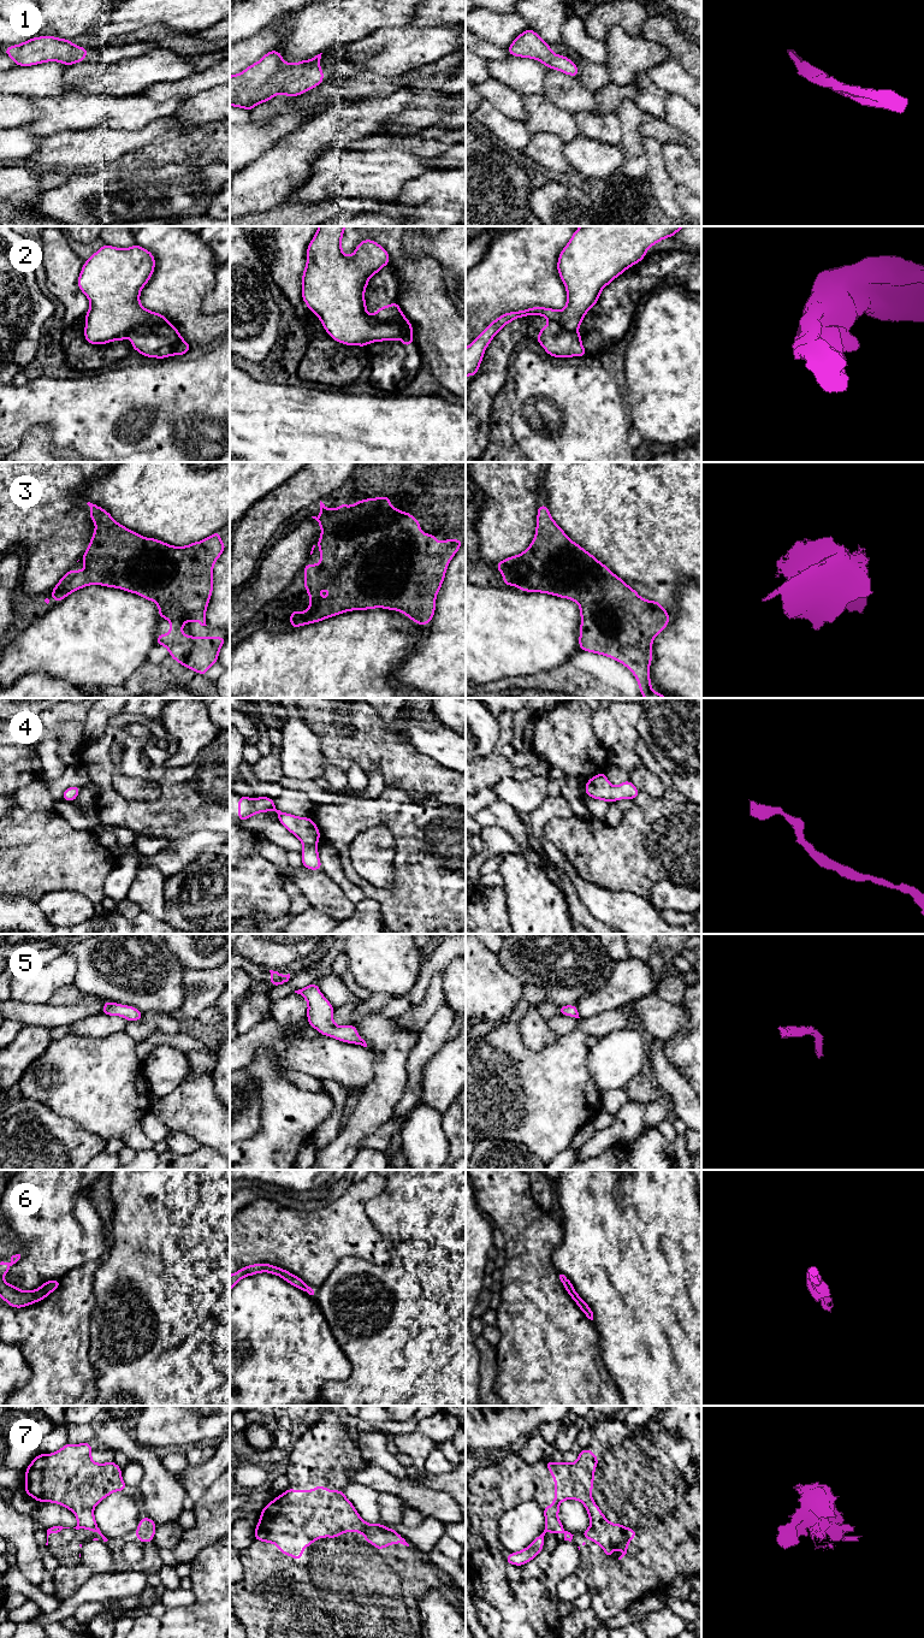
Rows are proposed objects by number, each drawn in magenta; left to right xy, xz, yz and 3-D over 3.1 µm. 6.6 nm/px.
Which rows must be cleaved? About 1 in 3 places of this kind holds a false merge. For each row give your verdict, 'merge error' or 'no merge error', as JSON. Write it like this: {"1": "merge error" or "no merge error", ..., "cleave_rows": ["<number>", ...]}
{"1": "no merge error", "2": "merge error", "3": "no merge error", "4": "no merge error", "5": "no merge error", "6": "no merge error", "7": "no merge error", "cleave_rows": ["2"]}

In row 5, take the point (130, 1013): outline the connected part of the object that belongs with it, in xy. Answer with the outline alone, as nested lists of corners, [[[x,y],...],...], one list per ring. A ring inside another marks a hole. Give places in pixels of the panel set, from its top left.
[[[108,1000],[105,1001],[102,1015],[122,1016],[129,1022],[140,1021],[144,1016],[143,1012],[138,1011],[134,1006],[122,1005]]]

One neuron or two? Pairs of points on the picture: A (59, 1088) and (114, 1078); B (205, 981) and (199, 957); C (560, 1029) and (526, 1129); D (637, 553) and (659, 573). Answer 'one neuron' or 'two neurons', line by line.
A: one neuron
B: two neurons
C: two neurons
D: one neuron

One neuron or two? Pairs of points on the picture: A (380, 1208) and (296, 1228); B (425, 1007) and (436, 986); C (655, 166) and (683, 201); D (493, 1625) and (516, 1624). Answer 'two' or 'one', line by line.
A: two
B: one
C: two
D: two

